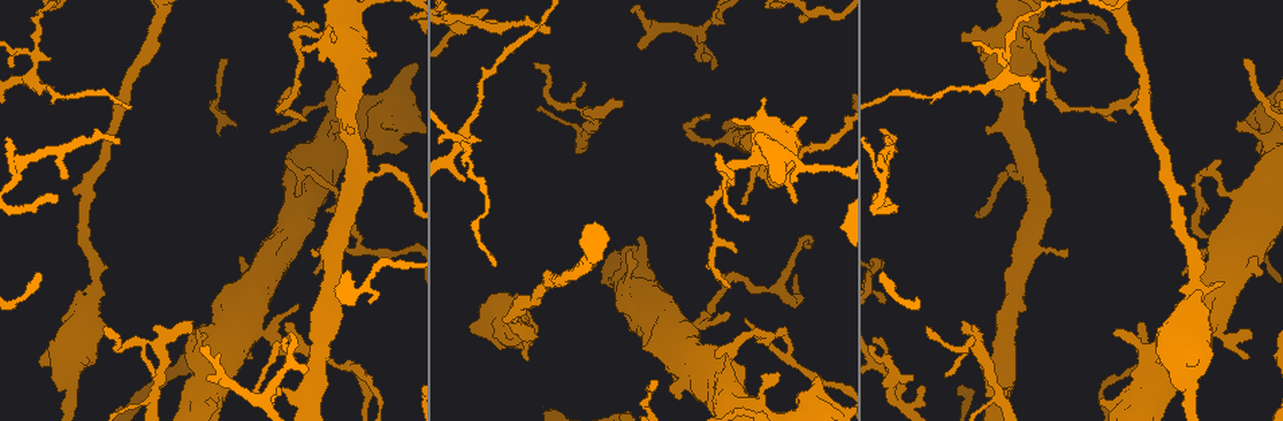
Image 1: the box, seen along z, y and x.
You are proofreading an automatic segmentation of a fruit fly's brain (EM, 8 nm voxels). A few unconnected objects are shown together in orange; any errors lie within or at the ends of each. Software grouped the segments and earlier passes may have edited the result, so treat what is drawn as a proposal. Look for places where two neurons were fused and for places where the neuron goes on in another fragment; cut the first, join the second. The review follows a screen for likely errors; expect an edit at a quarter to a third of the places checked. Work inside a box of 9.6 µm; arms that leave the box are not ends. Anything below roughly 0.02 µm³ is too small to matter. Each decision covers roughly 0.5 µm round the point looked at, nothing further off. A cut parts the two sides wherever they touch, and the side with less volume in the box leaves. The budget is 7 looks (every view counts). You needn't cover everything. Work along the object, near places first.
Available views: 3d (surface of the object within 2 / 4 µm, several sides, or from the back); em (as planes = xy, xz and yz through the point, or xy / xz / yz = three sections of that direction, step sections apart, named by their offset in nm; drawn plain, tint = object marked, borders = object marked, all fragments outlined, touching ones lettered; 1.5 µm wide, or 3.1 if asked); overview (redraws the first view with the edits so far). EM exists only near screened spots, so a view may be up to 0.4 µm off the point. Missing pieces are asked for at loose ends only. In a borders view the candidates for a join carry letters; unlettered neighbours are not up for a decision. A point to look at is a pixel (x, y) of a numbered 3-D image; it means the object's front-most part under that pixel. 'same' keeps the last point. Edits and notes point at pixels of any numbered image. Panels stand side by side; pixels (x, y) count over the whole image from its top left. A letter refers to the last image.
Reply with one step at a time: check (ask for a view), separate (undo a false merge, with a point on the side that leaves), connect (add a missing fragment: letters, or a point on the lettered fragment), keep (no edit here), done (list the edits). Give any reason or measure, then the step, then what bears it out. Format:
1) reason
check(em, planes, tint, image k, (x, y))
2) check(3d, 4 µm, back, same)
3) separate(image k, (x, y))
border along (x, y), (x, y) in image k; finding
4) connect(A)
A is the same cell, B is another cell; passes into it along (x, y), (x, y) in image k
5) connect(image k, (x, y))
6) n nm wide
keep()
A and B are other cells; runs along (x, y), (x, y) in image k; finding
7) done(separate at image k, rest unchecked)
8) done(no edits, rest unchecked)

thick end
check(em, planes, borders, image 1, (210, 399))

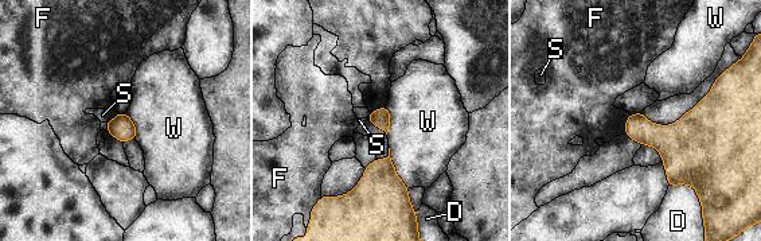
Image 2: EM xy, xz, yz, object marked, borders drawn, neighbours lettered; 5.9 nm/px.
keep()
D, F, S and W are other cells; border along (389, 147), (394, 171), (408, 189) in image 2; no lettered fragment goes on from it

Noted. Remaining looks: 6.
free end
check(em, planes, borders, image 1, (733, 250))

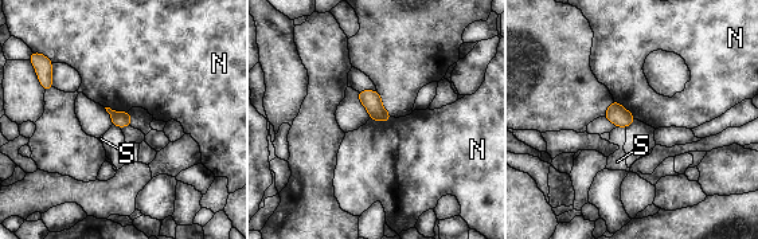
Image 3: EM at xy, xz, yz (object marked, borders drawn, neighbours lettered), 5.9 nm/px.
N touches over 140 nm
keep()
N and S are other cells; border along (370, 117), (378, 121), (391, 118) in image 3; none of them fits

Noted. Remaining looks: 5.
calibre changes
check(3d, 4 µm, image 1, (742, 162))

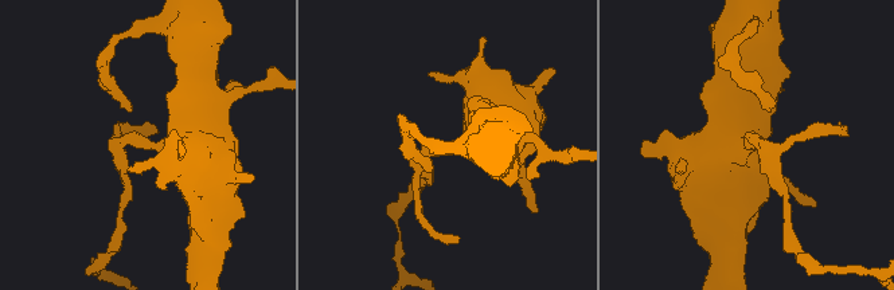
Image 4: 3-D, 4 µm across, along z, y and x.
shape alone is not enough
check(em, planes, plain, image 4, (145, 141))

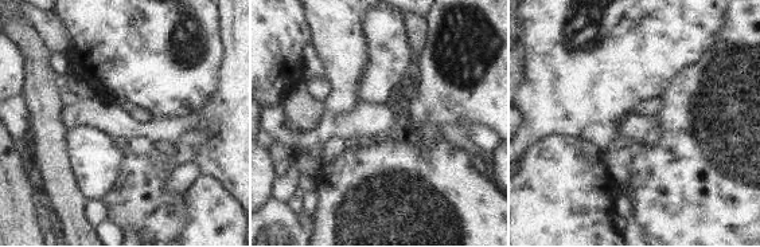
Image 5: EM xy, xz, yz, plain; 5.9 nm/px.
what lies round it
check(em, planes, borders, same)

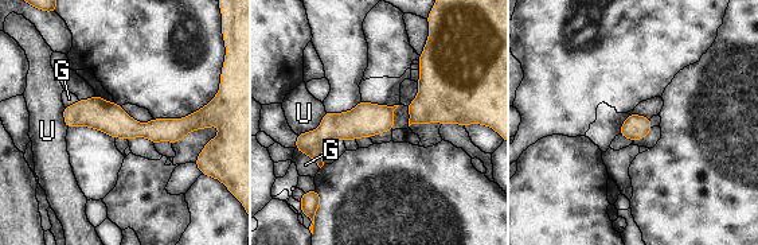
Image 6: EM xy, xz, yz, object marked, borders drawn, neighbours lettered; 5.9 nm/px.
keep()
G and U are other cells; border along (295, 148), (307, 154), (320, 167) in image 6; one neuron here

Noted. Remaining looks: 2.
done(no edits, rest unchecked)

